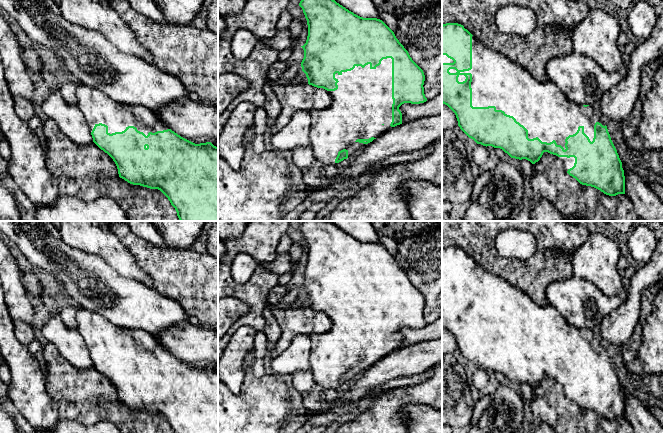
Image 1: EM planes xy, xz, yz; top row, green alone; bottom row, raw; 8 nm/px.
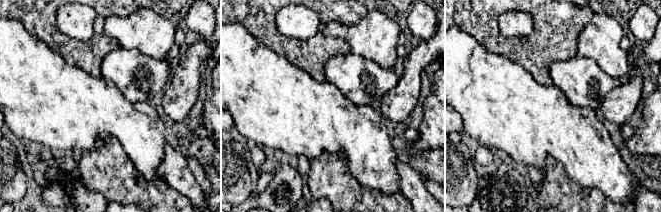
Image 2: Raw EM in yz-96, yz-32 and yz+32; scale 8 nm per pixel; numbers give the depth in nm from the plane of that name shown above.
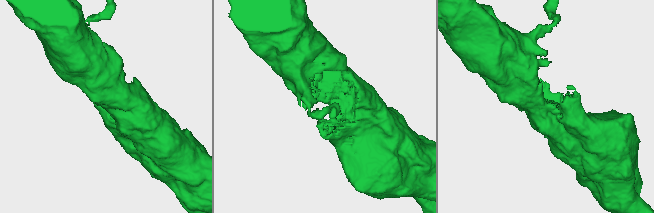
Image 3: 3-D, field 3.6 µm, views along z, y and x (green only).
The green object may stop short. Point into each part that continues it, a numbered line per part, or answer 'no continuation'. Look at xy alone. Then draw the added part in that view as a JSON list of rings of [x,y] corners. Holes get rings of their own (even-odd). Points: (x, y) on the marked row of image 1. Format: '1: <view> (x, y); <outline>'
1: xy (97, 107); [[[80,84],[76,89],[77,106],[84,114],[85,120],[89,125],[89,131],[92,132],[96,124],[102,123],[108,126],[108,133],[122,132],[128,126],[134,126],[138,131],[143,132],[146,136],[149,132],[155,133],[169,129],[160,119],[157,112],[153,109],[142,106],[126,105],[117,102],[93,87]]]

